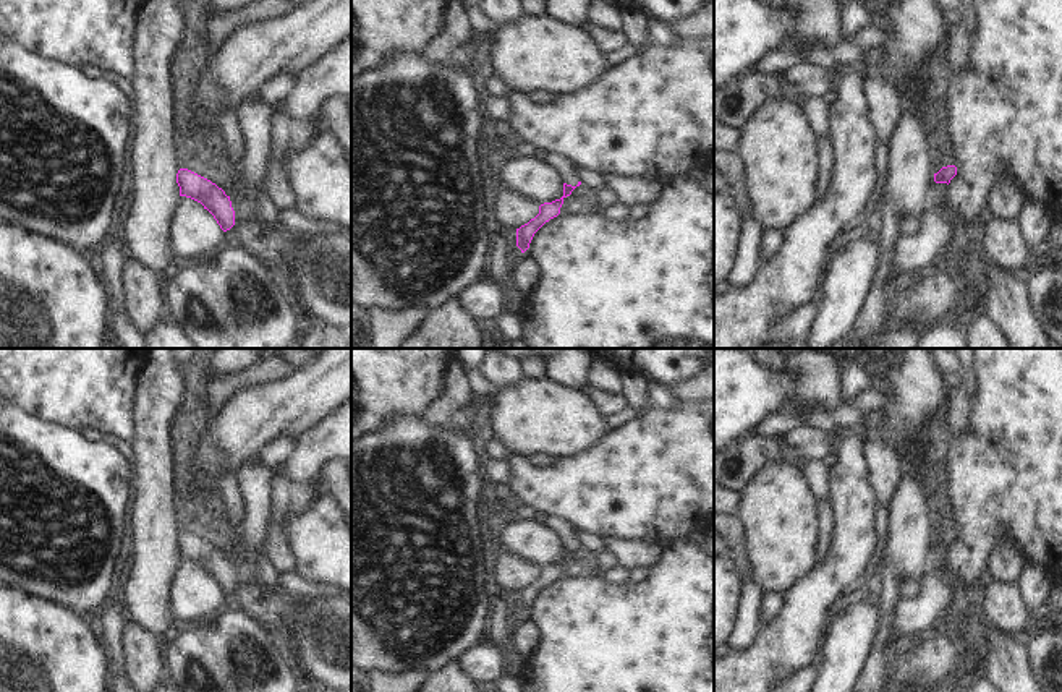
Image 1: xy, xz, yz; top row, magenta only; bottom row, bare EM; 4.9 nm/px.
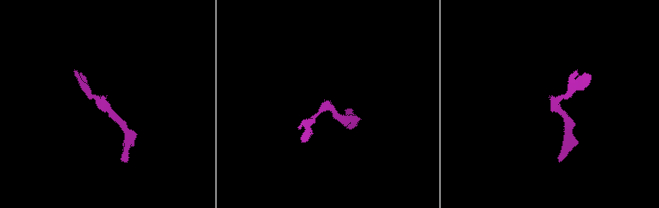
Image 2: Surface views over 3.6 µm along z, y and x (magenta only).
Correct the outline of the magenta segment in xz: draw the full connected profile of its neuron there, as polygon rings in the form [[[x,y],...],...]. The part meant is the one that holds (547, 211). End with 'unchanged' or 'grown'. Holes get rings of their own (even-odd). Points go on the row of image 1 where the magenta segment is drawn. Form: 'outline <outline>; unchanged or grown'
outline [[[549,157],[549,162],[552,167],[559,172],[560,180],[563,183],[563,196],[560,199],[555,199],[552,203],[544,203],[539,206],[539,214],[531,219],[528,224],[516,229],[516,246],[525,253],[529,248],[529,243],[534,237],[534,233],[550,219],[557,217],[560,214],[560,207],[563,204],[563,199],[571,194],[571,191],[581,185],[576,167],[573,167],[568,160],[563,157]]]; grown

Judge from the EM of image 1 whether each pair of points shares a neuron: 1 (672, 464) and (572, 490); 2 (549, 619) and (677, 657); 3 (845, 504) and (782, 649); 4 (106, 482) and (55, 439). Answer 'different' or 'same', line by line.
1: same
2: same
3: same
4: same

